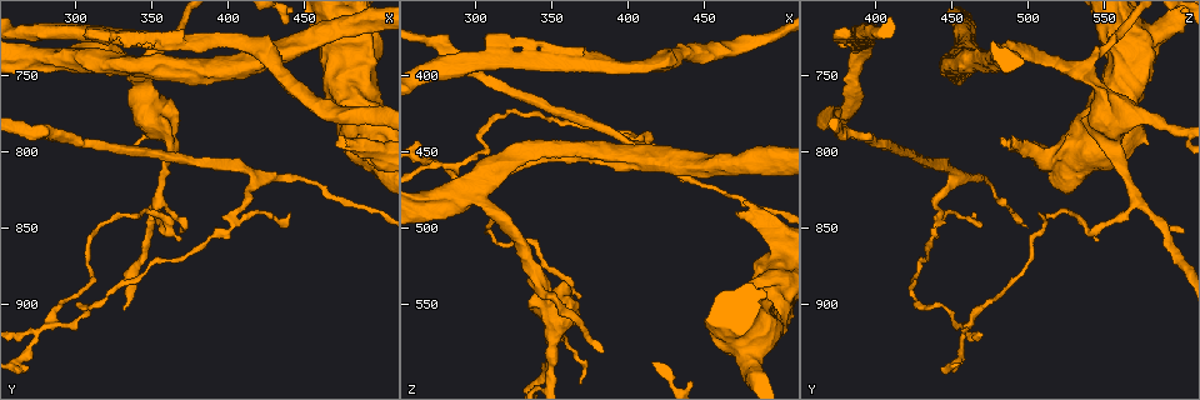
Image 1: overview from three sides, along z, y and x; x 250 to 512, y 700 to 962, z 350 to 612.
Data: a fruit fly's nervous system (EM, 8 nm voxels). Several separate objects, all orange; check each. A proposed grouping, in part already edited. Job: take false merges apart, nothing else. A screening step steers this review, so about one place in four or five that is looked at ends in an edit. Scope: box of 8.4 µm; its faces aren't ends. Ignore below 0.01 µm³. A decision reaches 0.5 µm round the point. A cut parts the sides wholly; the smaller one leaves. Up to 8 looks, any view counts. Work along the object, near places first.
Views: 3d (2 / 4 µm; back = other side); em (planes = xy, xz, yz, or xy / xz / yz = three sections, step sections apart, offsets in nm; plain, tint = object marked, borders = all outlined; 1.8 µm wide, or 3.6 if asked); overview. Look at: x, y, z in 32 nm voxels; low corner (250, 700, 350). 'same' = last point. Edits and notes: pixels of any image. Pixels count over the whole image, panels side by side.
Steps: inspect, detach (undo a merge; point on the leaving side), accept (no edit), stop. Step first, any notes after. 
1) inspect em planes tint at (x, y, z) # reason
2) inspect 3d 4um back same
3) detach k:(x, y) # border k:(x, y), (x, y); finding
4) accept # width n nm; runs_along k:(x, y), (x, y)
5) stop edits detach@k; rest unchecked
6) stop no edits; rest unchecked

inspect 3d 2um at (356, 846, 548) # abrupt turn

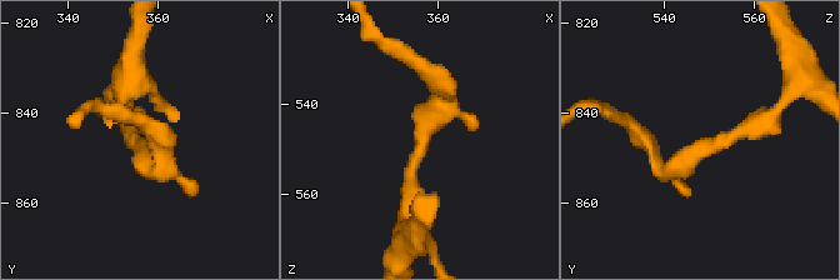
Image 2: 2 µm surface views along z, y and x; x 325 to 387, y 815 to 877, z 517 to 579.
inspect em planes plain at (358, 847, 547) # shape alone is not enough

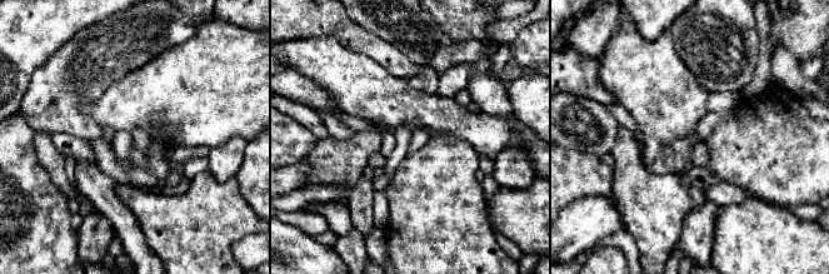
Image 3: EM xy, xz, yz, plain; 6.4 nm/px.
inspect em planes tint same # with the object marked

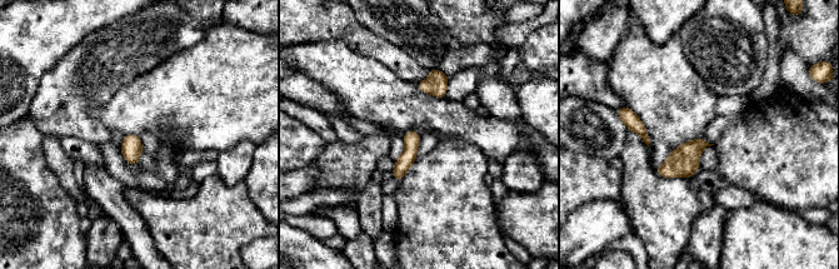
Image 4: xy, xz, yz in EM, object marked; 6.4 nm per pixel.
accept # runs_along 4:(411, 134), (409, 155), (396, 175); one neuron here

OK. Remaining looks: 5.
inspect em planes borders at (284, 910, 464) # four or more arms meet

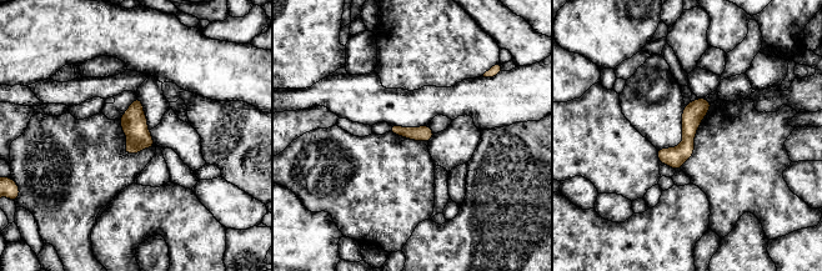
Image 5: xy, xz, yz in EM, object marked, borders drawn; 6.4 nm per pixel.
accept # runs_along 5:(702, 101), (687, 144), (663, 160); all the same neuron

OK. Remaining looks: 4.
inspect em planes tint at (398, 850, 440) # a fork

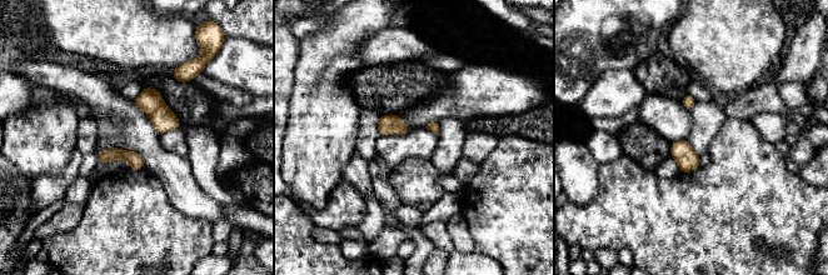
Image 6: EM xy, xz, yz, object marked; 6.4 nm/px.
detach 6:(149, 100) # border 6:(163, 104), (150, 115); a second neuron is stuck on

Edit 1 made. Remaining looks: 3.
stop edits detach@6; rest unchecked

